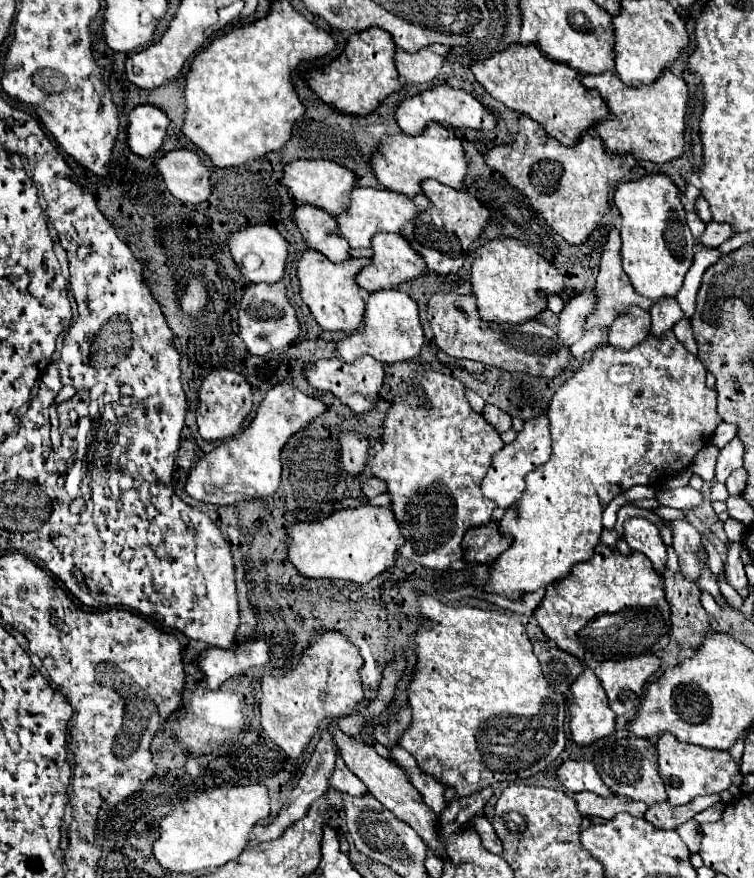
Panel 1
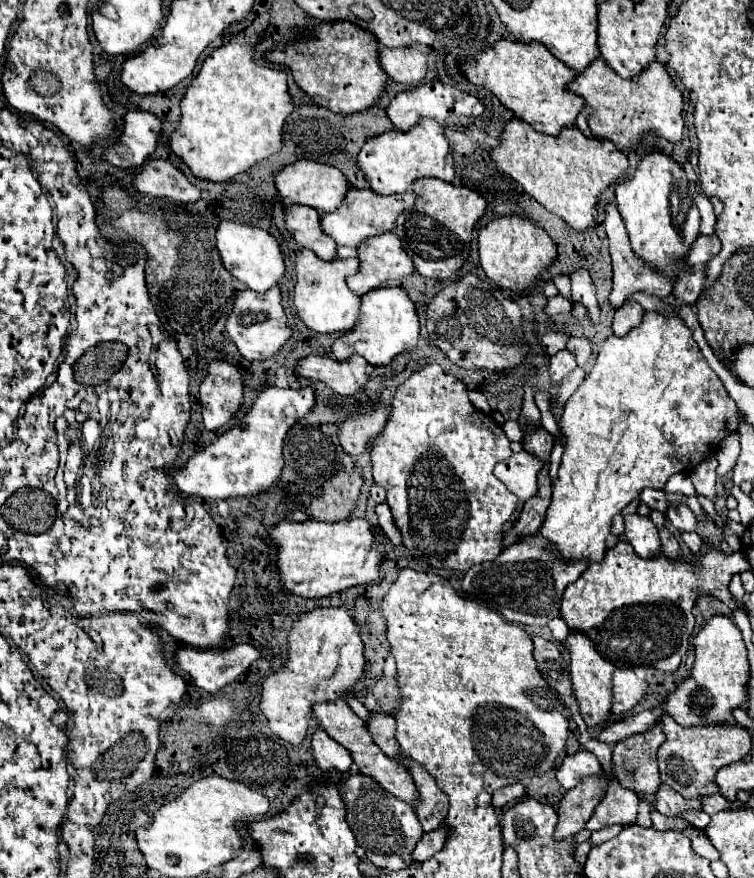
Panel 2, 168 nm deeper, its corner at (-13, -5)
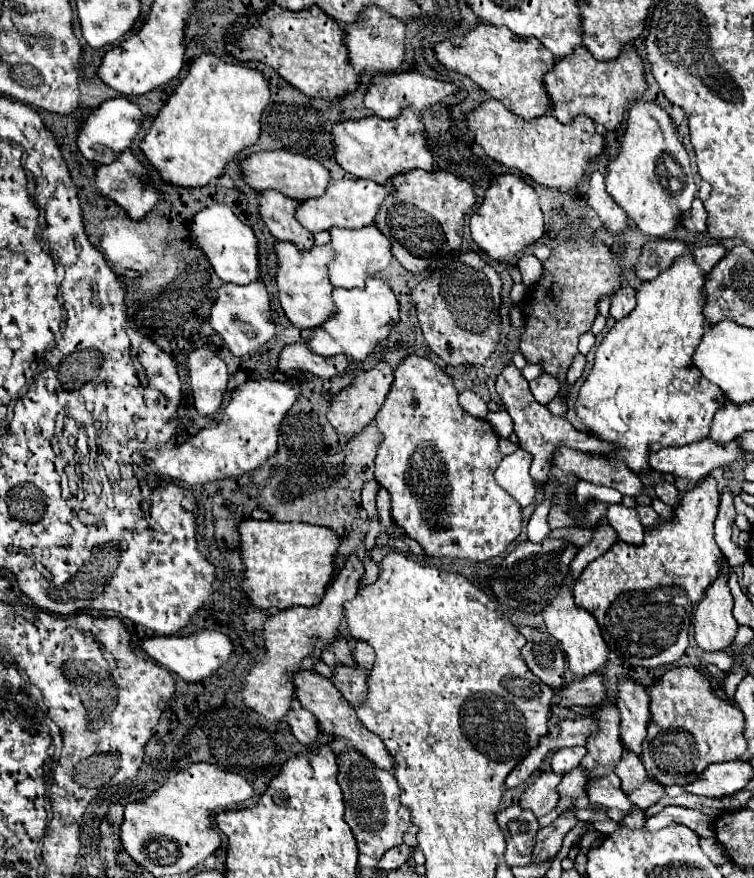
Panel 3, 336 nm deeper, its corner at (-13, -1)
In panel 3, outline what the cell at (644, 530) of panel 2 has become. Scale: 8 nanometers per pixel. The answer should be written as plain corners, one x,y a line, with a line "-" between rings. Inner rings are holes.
611,504
605,516
607,516
609,524
617,530
619,540
623,540
627,544
633,544
633,546
641,546
643,544
645,528
639,522
637,510
627,508
623,504

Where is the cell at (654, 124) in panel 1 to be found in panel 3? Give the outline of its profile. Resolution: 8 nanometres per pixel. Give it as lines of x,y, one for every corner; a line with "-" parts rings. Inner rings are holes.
627,46
617,60
599,62
587,48
577,48
571,56
557,60
555,68
545,74
545,86
553,102
553,114
561,124
571,124
575,116
585,114
595,124
605,126
609,132
617,132
623,124
627,106
637,100
637,94
649,90
645,80
645,62
633,46

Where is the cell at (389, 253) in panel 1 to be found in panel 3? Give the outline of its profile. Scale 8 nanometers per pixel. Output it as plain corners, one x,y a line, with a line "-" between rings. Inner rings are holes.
365,226
365,228
357,228
357,230
335,228
335,230
331,230
331,246
335,250
335,260
331,260
329,278
335,288
363,286
363,282
367,278
385,270
395,260
393,252
391,252
391,240
377,226

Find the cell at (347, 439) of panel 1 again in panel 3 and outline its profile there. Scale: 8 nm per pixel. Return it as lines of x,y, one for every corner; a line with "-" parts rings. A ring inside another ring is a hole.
377,362
375,368
357,374
355,380
351,382
351,386
347,386
341,394
337,394
333,398
331,408
327,412
327,420
331,422
331,426
339,434
355,436
357,432
361,432
363,428
367,428
373,422
375,414
379,412
379,408
383,406
383,402
385,402
385,398
389,394
391,384
393,384
393,372
391,372
391,368
385,362

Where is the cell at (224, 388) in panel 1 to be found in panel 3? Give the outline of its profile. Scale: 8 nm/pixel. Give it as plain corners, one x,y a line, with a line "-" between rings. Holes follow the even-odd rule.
207,348
191,350
187,358
195,408
201,416
211,416
221,408
227,390
227,364

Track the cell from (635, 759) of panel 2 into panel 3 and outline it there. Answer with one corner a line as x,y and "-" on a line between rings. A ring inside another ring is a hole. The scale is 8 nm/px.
623,680
617,692
617,708
621,712
621,742
629,752
641,756
641,744
647,736
647,724
651,720
647,690
631,680

